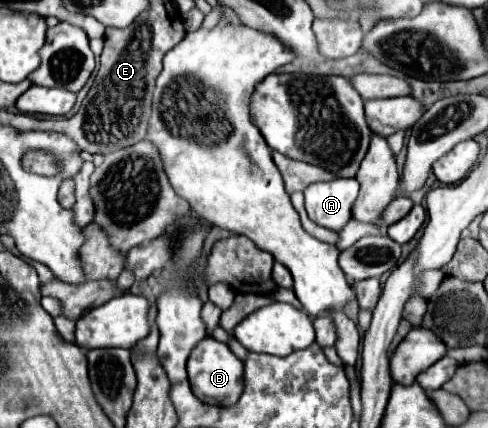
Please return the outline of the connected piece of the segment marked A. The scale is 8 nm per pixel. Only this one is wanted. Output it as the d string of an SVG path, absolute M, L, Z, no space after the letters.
M334 178L330 182L316 182L304 190L306 212L312 222L328 230L340 230L352 218L360 184L356 178Z

